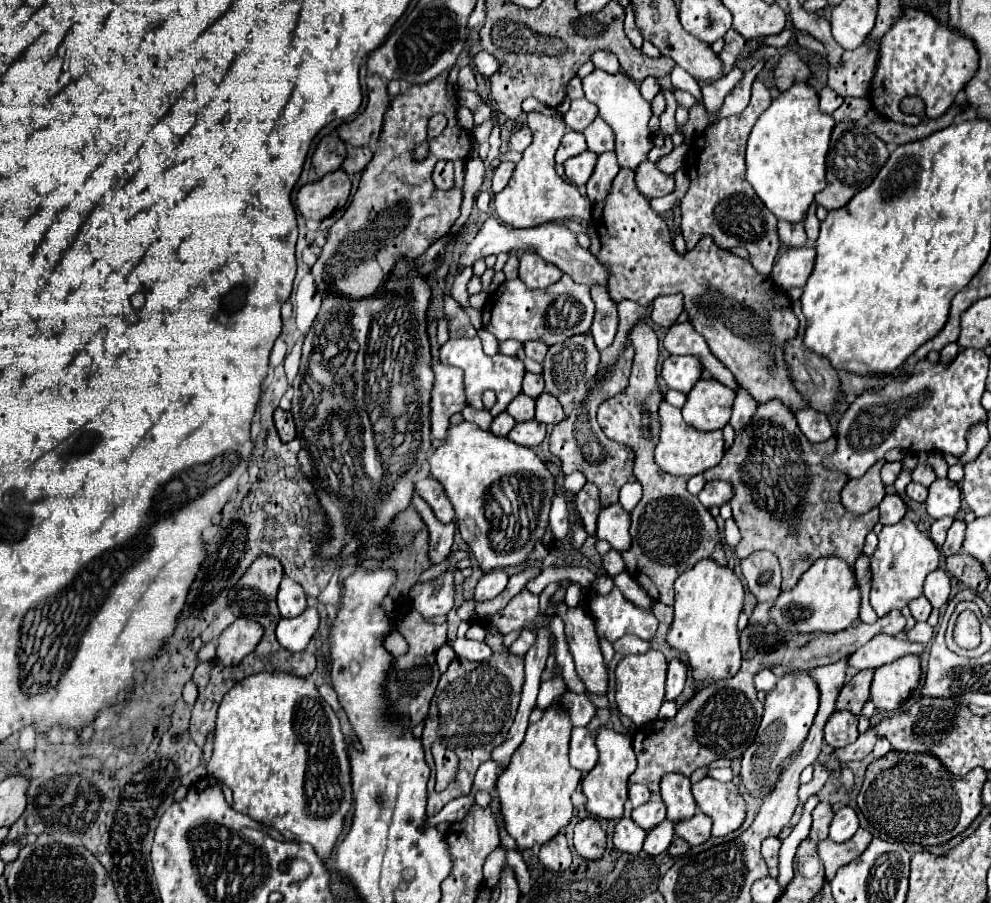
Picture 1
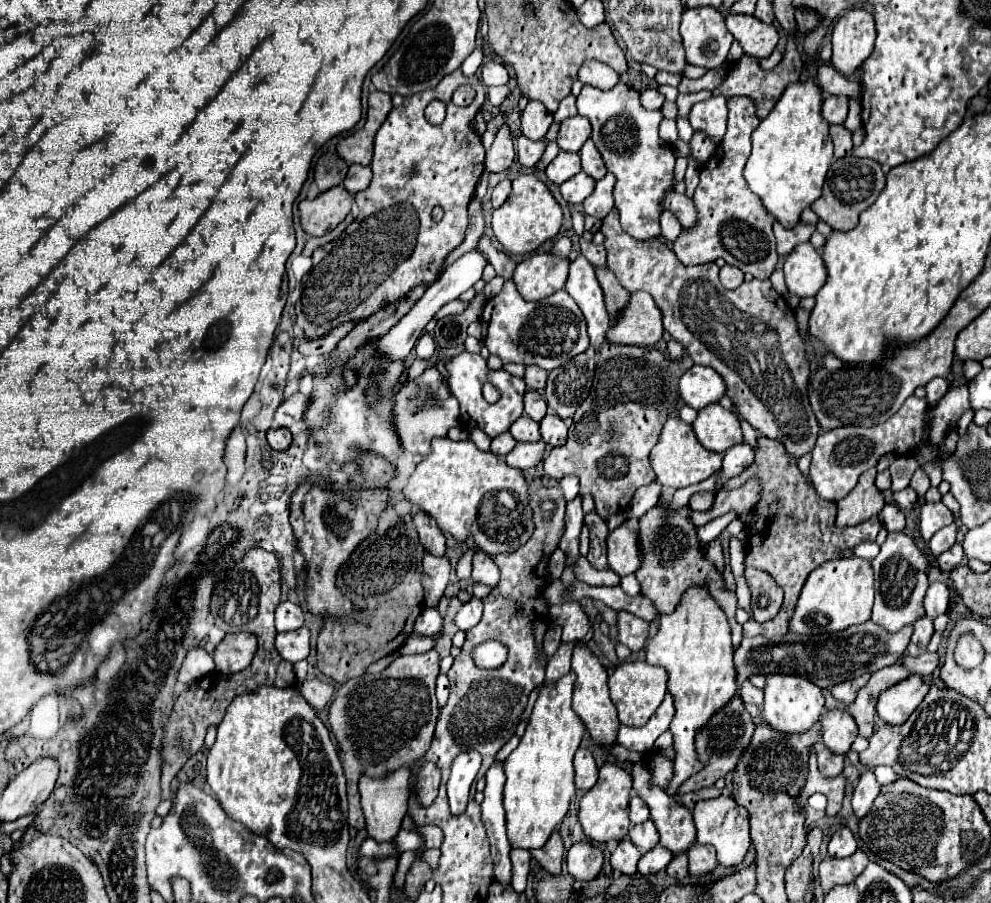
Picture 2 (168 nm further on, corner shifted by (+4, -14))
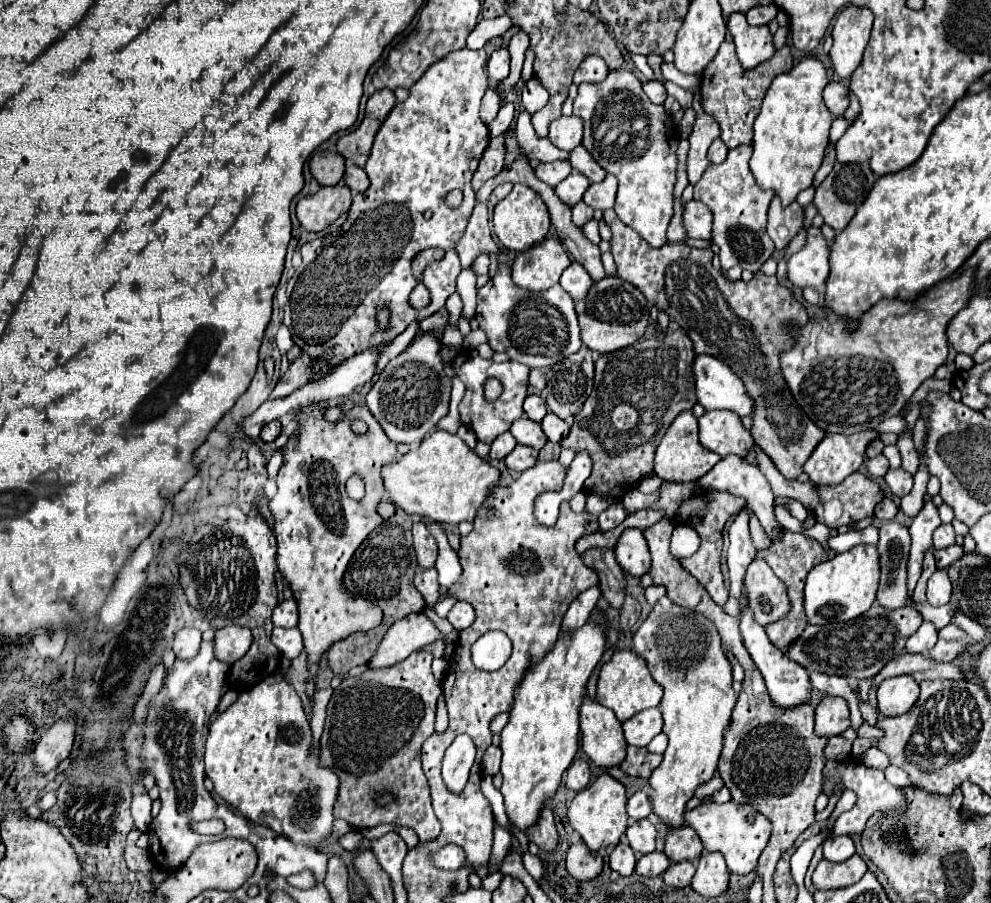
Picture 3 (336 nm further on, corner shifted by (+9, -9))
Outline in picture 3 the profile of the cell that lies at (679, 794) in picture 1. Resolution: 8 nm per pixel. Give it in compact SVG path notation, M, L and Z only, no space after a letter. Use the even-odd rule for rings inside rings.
M680 825L680 827L666 827L666 839L664 839L664 853L672 861L694 861L704 851L700 837L694 833L692 827Z

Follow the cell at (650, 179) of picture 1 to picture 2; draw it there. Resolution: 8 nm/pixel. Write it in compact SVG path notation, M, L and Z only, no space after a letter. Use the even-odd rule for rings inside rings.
M669 190L663 204L667 210L671 210L679 218L683 230L691 230L691 226L695 226L697 210L695 210L695 204L691 198L687 198L685 194L679 194L675 190Z

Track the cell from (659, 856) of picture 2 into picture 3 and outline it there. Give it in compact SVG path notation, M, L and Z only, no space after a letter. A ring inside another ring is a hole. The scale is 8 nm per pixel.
M652 851L652 853L646 853L638 859L636 863L636 873L638 875L646 875L646 877L656 877L656 875L662 875L670 865L670 859L660 853L660 851Z

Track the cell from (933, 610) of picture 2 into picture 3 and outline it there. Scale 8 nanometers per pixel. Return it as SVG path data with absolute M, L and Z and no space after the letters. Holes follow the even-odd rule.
M944 569L934 571L934 575L928 579L928 591L926 591L928 603L934 607L946 605L950 601L950 595L952 595L952 585L946 571Z

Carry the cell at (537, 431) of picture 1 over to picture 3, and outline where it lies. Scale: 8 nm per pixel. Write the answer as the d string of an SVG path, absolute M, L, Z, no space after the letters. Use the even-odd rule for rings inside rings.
M516 445L512 453L506 455L506 467L512 469L512 471L526 471L530 469L536 461L538 461L538 451L532 449L532 447L526 447L526 445Z

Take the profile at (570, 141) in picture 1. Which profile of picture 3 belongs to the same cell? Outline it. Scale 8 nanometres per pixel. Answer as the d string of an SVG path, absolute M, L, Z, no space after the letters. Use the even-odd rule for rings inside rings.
M554 161L554 163L540 163L536 167L536 177L550 187L556 187L564 177L572 173L570 161Z

